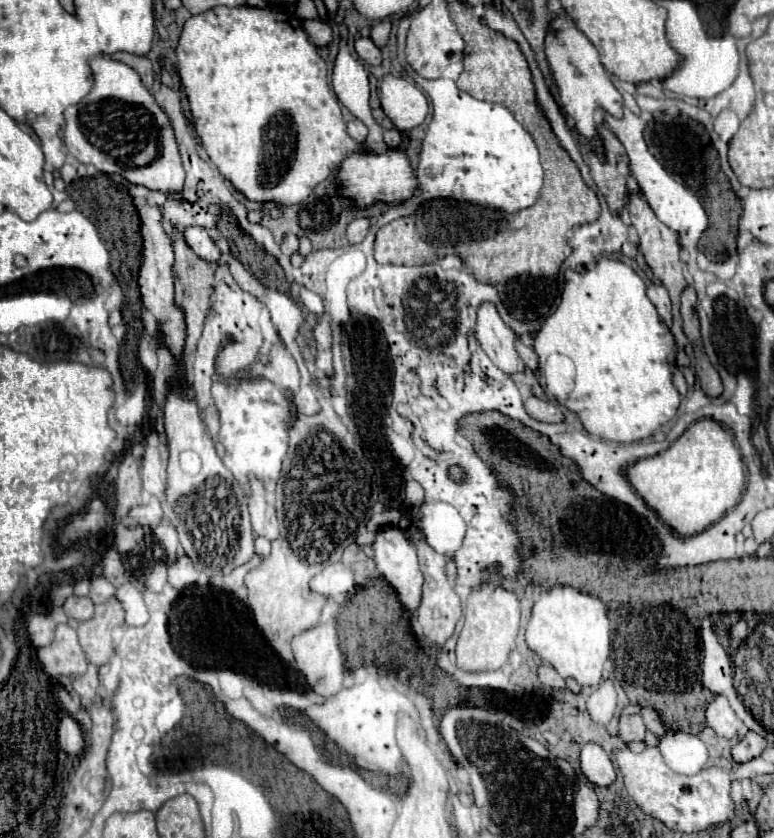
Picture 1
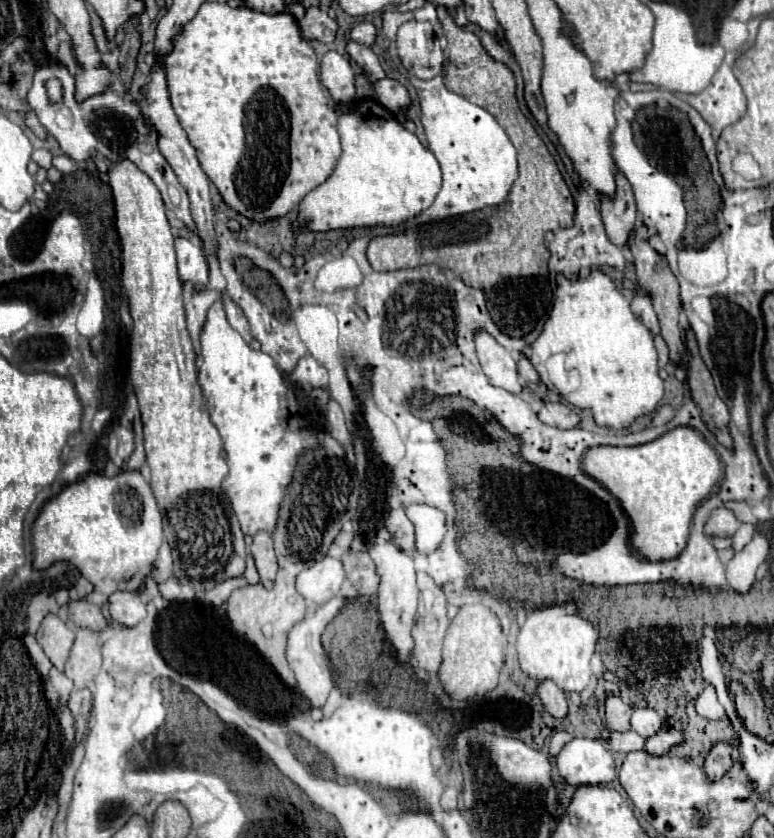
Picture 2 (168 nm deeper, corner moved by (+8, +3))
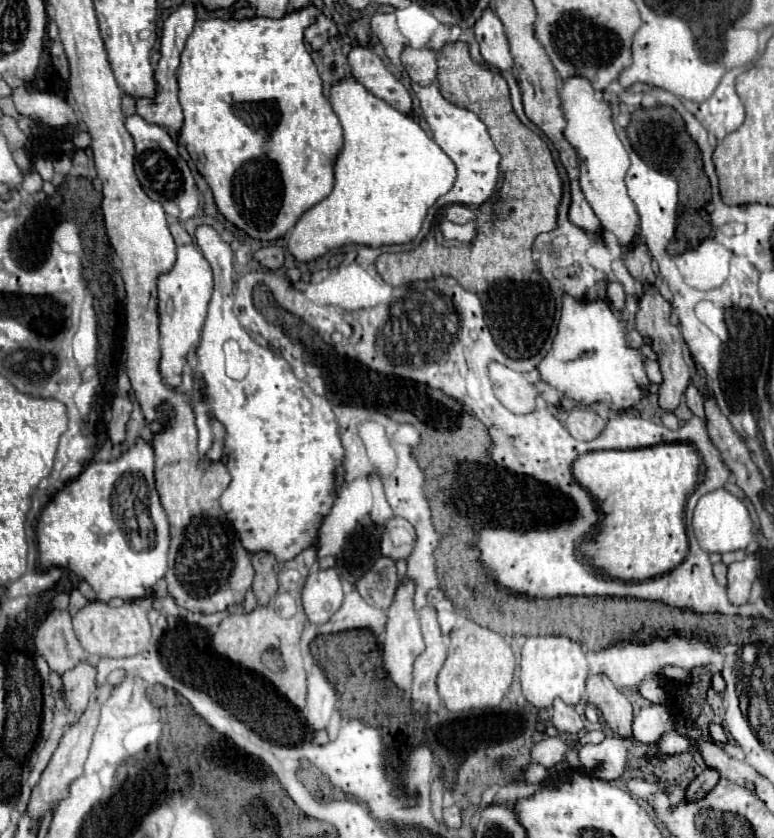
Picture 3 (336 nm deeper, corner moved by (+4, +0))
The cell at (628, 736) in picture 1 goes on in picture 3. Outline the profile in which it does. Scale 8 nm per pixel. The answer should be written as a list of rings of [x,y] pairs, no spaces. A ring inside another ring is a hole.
[[[595,675],[587,681],[587,697],[601,713],[611,731],[619,737],[631,737],[633,707],[627,697],[605,677]]]

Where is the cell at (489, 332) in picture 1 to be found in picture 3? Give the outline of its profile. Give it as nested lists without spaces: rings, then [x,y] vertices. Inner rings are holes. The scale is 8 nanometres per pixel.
[[[493,361],[489,365],[489,379],[493,383],[495,395],[497,399],[513,413],[523,415],[523,413],[531,413],[535,411],[535,399],[537,399],[537,391],[535,387],[525,379],[523,373],[513,371],[497,361]]]

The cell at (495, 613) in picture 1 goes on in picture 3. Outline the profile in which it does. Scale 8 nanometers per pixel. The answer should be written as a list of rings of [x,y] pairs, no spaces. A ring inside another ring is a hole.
[[[465,621],[463,627],[451,633],[449,653],[437,677],[439,695],[449,711],[467,711],[481,707],[497,707],[509,691],[515,671],[515,657],[511,645],[503,637],[475,621]]]

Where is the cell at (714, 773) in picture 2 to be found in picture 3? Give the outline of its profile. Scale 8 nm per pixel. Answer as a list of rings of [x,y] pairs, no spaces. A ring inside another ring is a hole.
[[[705,769],[703,773],[699,773],[691,781],[691,785],[685,791],[685,799],[687,801],[697,801],[697,799],[705,797],[713,789],[713,785],[717,785],[717,781],[719,781],[719,773],[713,773],[713,769]]]

